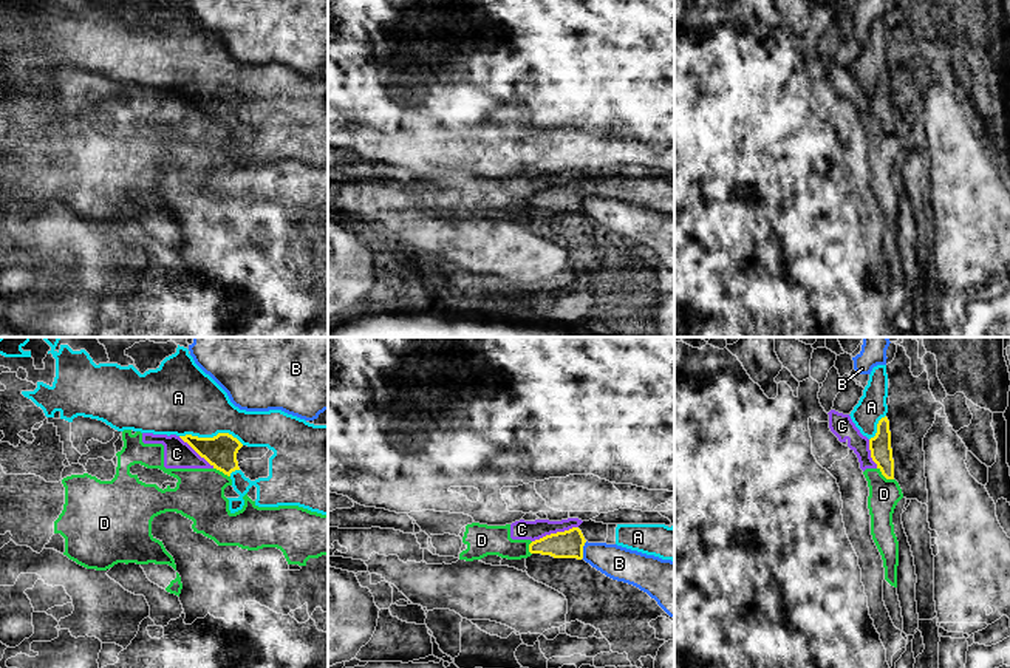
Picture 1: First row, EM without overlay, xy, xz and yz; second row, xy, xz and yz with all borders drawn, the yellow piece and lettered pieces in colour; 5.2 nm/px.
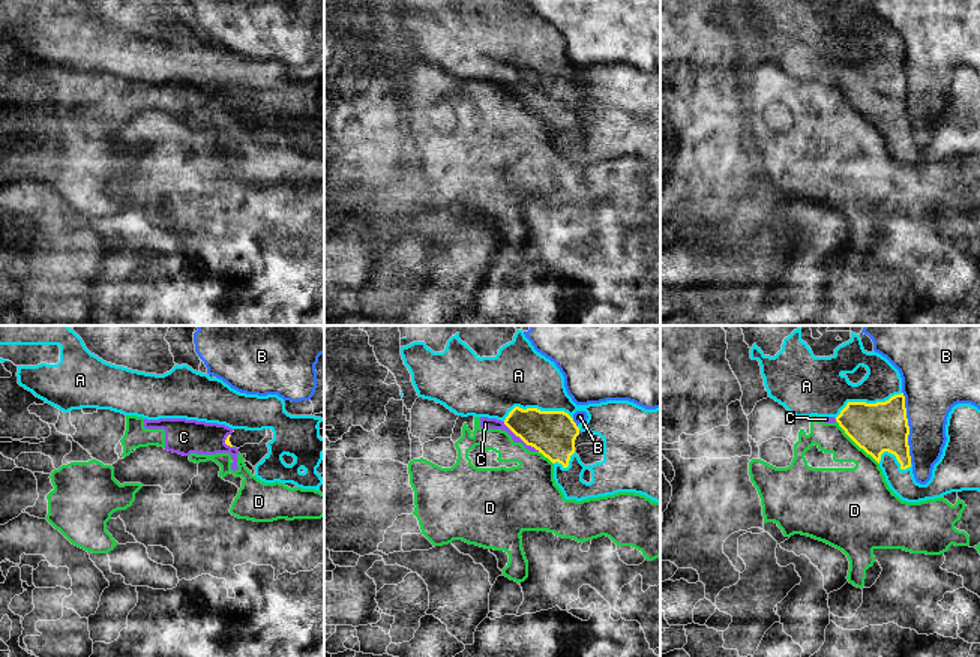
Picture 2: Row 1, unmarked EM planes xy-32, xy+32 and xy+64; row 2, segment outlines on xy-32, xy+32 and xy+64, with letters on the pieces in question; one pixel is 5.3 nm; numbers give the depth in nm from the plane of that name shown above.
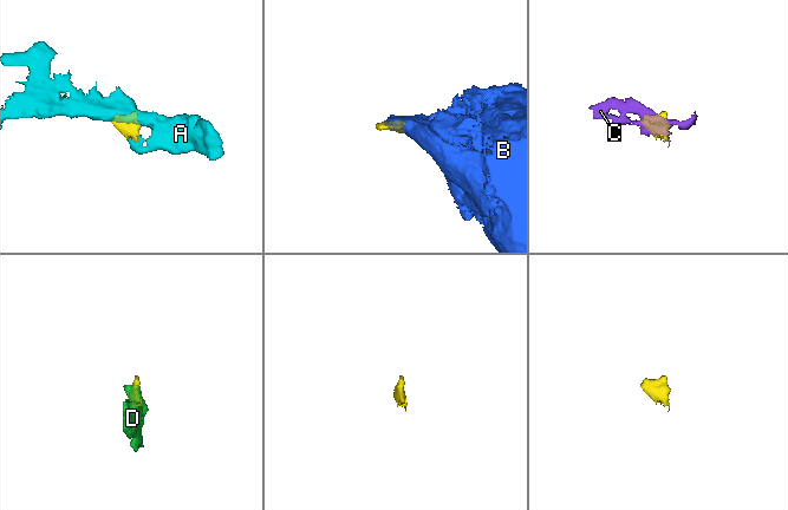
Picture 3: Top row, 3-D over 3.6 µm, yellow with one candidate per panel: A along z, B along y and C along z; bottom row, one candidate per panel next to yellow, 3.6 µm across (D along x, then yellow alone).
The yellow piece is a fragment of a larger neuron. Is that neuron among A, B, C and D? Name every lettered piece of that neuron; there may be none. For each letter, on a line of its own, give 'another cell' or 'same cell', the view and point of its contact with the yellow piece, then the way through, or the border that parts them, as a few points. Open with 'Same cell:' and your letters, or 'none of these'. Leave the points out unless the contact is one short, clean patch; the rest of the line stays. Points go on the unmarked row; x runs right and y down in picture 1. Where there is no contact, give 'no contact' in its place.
Same cell: A
A: same cell | xy (214, 90)
B: another cell | xz (582, 203) | along xz (586, 195), (582, 211)
C: another cell | xz (554, 187) | along xz (577, 180), (546, 187), (532, 195)
D: another cell | yz (885, 130) | along yz (877, 121), (887, 132), (893, 133)

